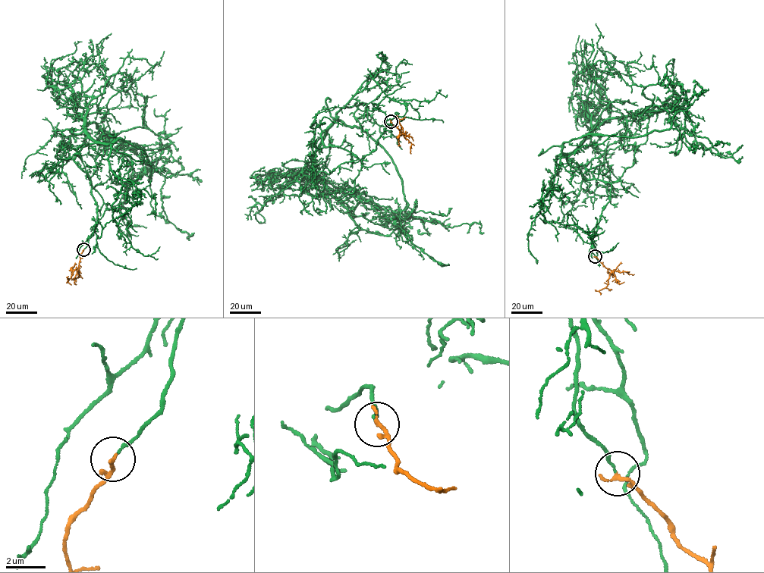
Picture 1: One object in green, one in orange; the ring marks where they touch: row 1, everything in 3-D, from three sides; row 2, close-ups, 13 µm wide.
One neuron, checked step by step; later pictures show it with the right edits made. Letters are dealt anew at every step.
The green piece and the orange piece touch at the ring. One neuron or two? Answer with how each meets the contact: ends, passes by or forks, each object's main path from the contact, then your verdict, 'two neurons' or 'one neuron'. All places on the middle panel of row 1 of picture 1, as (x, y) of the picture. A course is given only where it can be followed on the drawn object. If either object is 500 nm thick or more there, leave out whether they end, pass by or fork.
green ends | orange ends | green via (391, 121), (361, 159), (321, 136), (337, 119), (366, 131), (391, 158), (406, 214), (484, 233) | orange via (391, 121), (401, 133), (398, 120), (405, 117) | two neurons

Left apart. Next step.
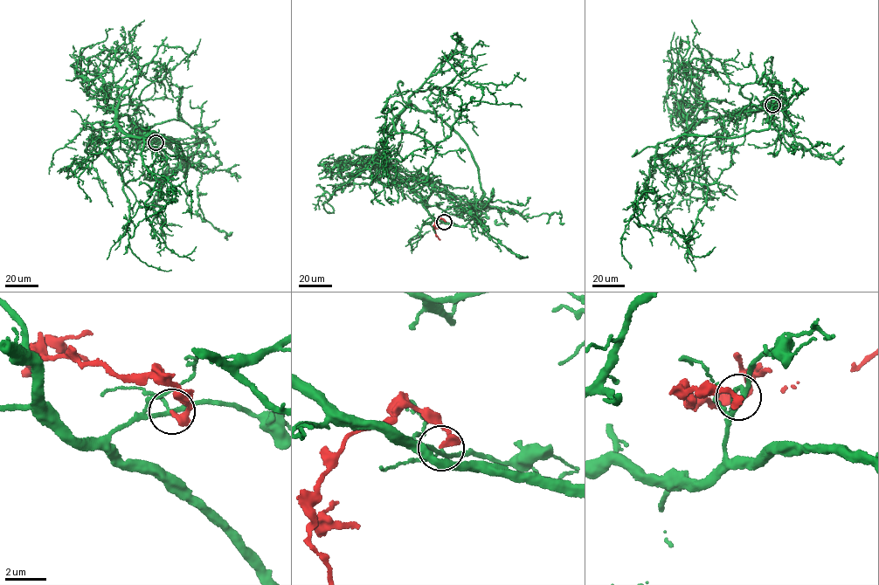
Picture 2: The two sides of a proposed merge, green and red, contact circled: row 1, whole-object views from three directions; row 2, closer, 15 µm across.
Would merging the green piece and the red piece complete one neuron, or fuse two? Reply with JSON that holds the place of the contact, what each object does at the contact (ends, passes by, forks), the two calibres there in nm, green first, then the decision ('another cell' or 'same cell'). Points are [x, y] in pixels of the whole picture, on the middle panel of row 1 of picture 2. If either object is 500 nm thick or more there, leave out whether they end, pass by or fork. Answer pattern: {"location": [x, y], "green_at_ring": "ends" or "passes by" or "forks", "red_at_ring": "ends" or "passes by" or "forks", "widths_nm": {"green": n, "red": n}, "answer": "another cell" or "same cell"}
{"location": [444, 222], "green_at_ring": "forks", "red_at_ring": "ends", "widths_nm": {"green": 170, "red": 360}, "answer": "another cell"}

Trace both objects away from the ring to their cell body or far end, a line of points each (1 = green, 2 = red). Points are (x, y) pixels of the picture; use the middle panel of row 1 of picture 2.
1: (444, 222), (384, 147), (397, 115), (395, 130), (435, 146), (451, 134), (461, 105), (453, 87), (486, 64)
2: (444, 222), (441, 218), (433, 227), (440, 239)

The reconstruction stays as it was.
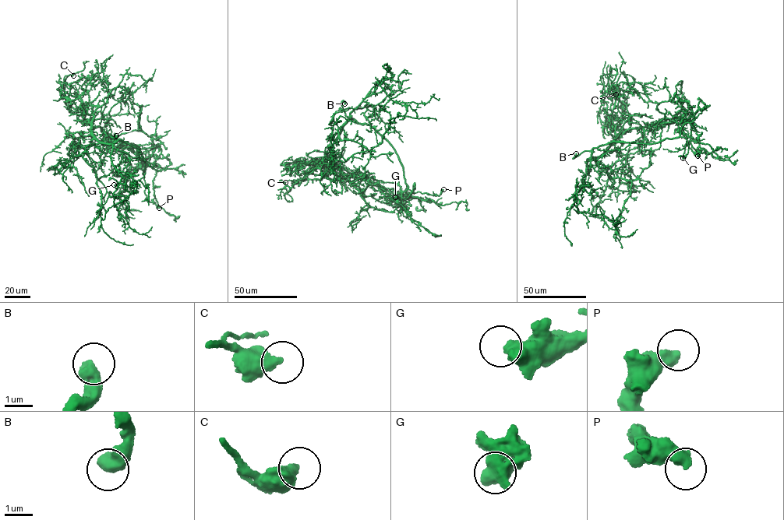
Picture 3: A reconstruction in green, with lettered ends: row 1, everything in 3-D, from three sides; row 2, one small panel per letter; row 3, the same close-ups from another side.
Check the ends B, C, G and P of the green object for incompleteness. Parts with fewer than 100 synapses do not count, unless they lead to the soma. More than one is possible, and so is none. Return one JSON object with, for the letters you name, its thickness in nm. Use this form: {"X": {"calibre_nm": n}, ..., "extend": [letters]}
{"B": {"calibre_nm": 550}, "extend": ["B"]}

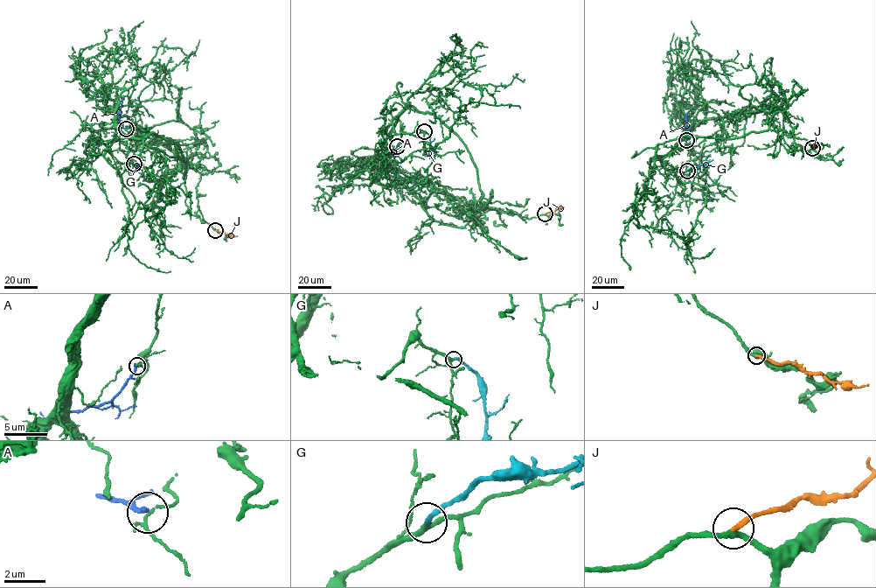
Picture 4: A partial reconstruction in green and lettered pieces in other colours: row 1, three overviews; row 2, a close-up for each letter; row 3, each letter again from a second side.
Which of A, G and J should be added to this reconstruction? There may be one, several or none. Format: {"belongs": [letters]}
{"belongs": ["G"]}

